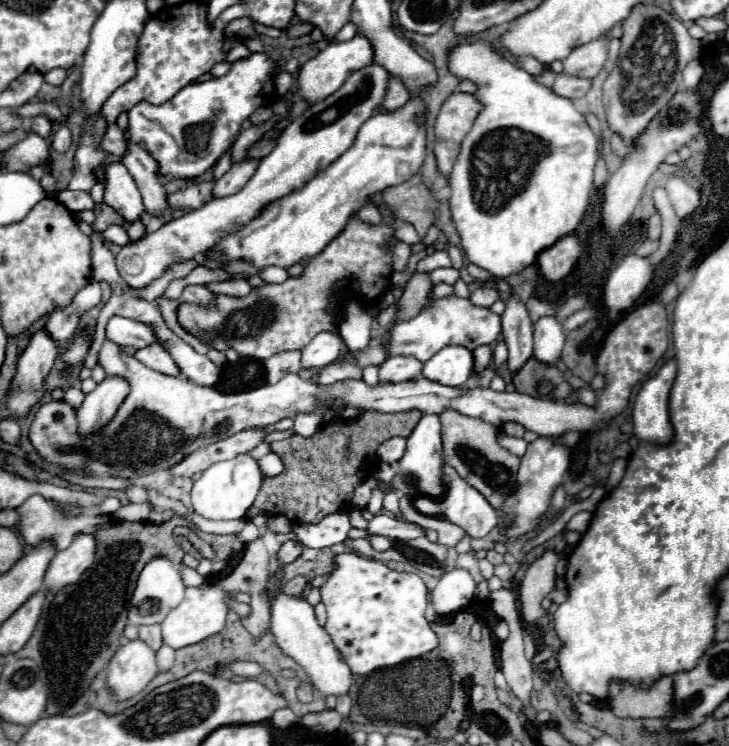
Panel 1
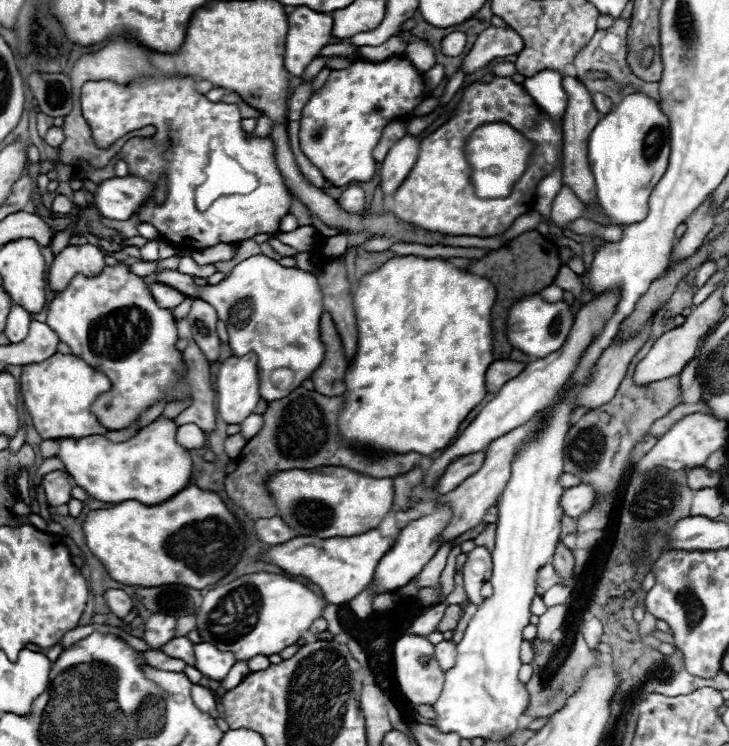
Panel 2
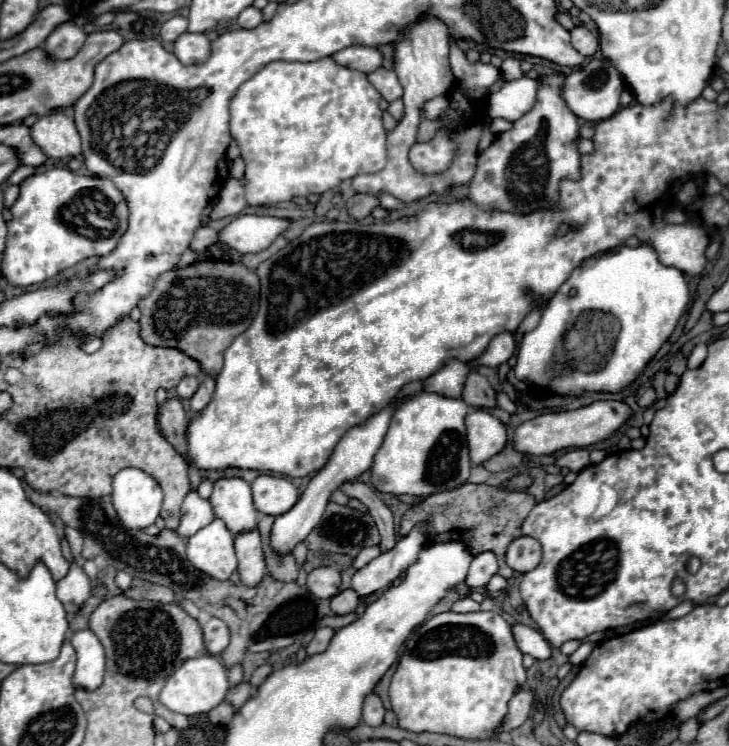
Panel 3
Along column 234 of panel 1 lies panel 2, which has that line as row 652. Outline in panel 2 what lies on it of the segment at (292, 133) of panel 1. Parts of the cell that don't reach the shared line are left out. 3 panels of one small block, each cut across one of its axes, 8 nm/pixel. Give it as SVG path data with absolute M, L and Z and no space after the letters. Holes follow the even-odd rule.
M208 642L194 644L194 658L196 658L196 668L212 678L212 680L222 680L230 672L230 668L236 664L234 654L226 654L218 650L216 646L210 646Z

